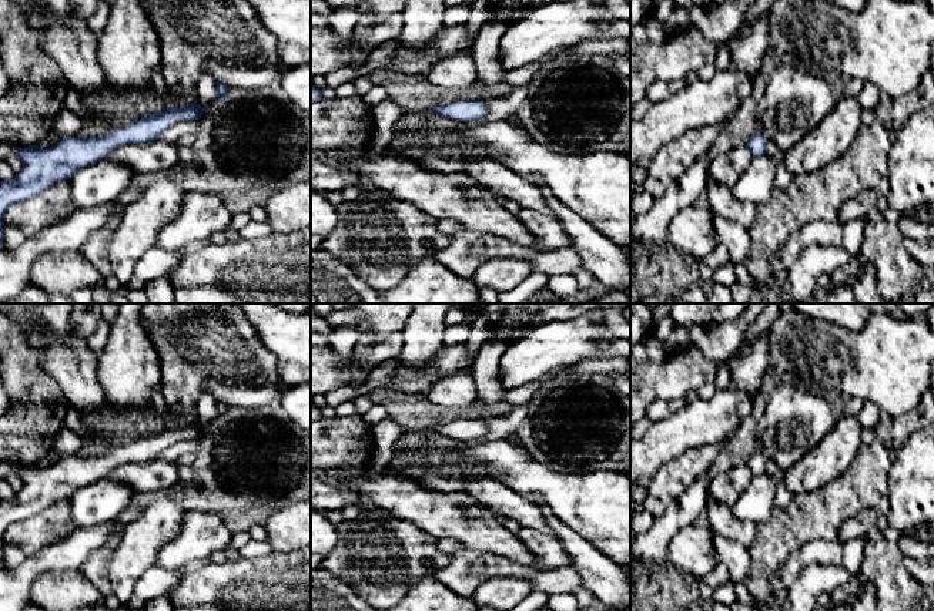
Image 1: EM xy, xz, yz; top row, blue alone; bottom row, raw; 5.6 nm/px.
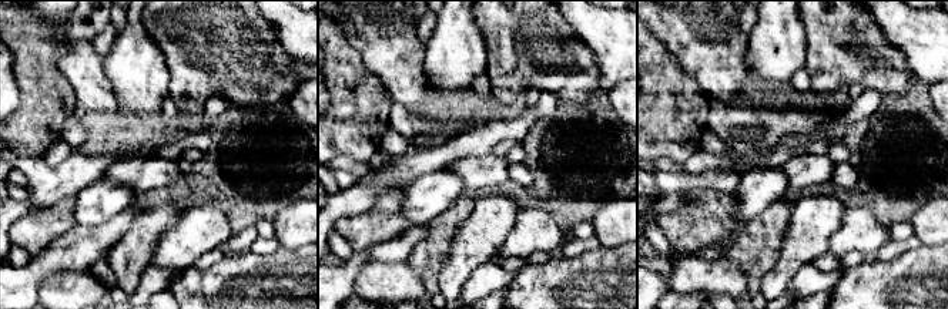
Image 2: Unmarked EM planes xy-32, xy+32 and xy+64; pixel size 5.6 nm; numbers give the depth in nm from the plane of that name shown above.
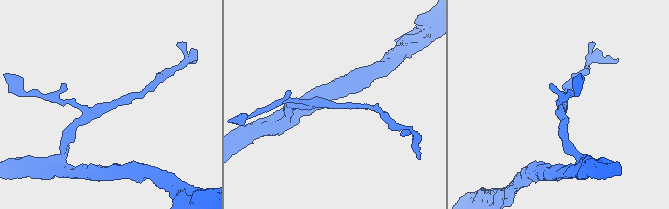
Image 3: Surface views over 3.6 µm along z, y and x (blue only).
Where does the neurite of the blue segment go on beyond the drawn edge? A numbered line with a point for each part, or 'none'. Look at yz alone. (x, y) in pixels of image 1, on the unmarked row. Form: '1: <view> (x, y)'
none

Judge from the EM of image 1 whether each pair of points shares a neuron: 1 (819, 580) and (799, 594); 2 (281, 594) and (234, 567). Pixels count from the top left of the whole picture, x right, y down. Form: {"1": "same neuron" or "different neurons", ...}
{"1": "same neuron", "2": "same neuron"}

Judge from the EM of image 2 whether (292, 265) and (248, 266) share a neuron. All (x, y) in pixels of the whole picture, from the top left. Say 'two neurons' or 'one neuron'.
one neuron

